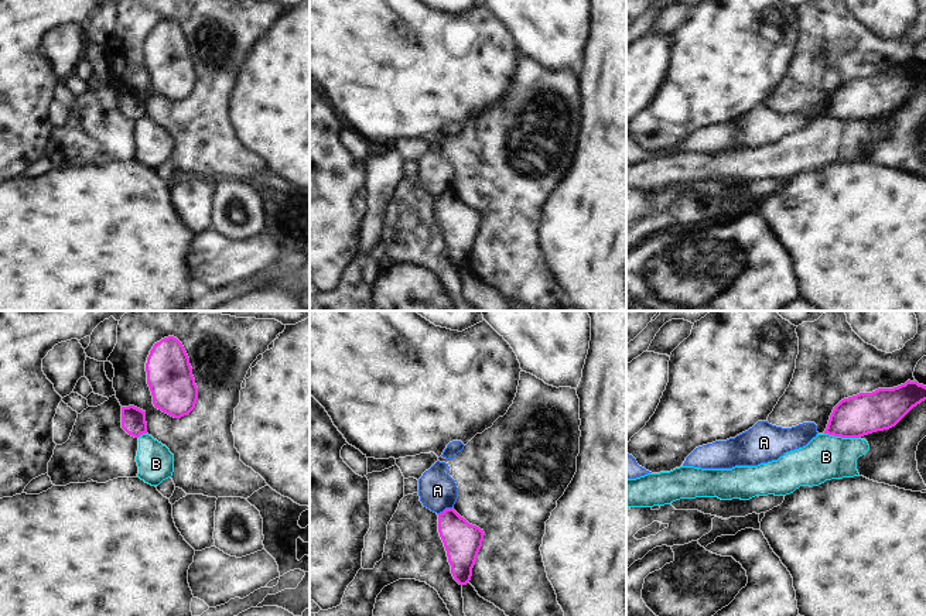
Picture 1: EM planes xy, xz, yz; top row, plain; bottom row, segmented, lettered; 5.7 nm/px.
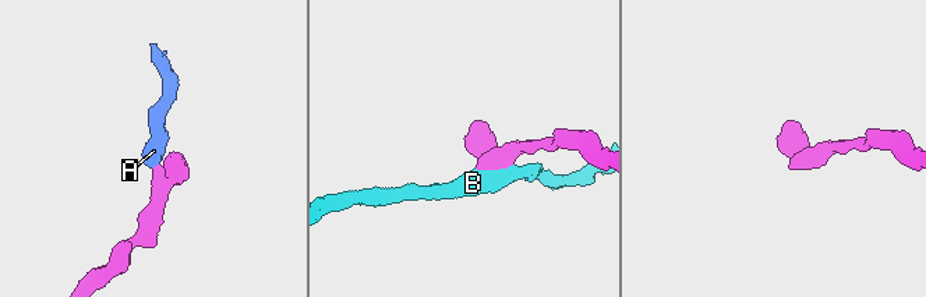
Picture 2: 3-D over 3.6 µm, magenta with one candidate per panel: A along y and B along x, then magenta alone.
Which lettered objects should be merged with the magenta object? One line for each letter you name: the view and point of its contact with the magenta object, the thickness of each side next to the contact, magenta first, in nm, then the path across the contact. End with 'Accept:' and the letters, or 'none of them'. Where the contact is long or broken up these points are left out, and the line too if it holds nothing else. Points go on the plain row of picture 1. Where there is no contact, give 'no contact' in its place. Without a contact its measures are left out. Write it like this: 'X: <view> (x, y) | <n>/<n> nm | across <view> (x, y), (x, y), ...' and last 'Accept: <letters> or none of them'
Accept: none of them

